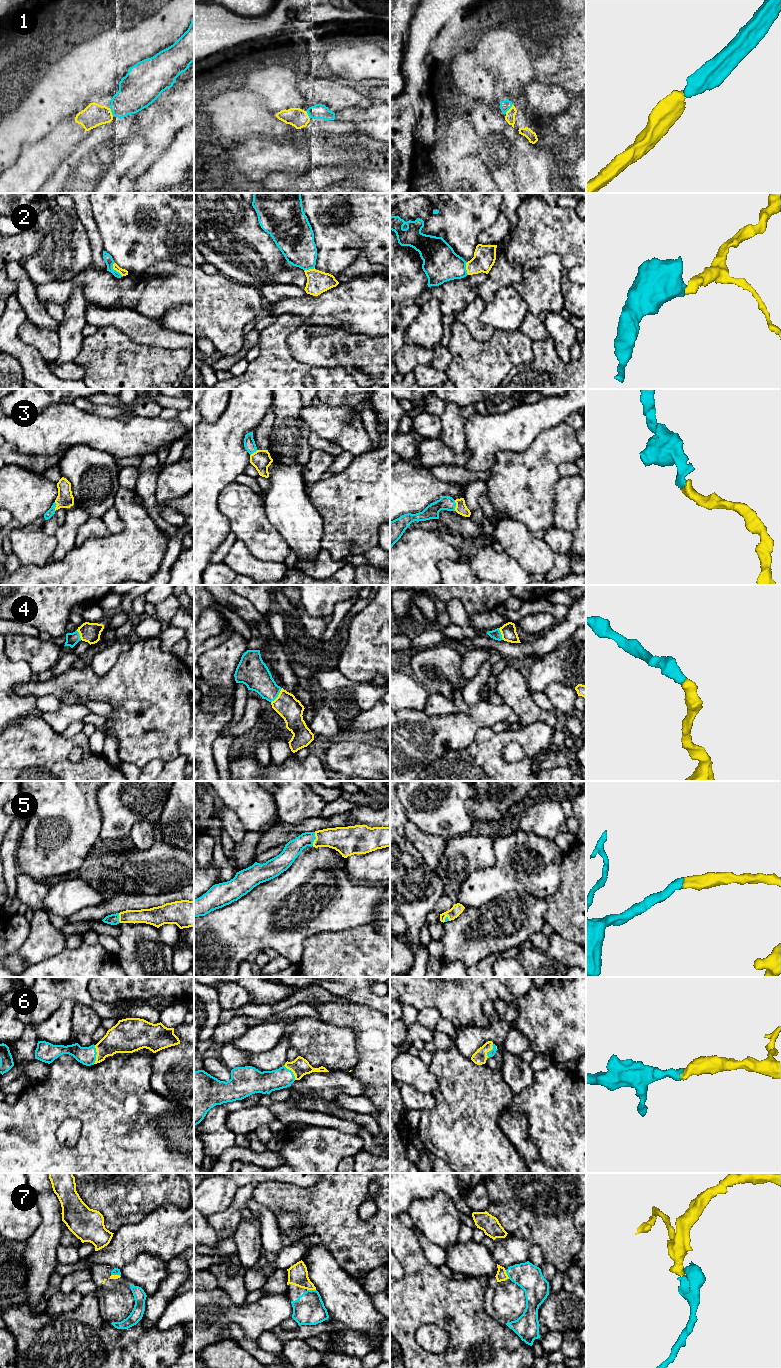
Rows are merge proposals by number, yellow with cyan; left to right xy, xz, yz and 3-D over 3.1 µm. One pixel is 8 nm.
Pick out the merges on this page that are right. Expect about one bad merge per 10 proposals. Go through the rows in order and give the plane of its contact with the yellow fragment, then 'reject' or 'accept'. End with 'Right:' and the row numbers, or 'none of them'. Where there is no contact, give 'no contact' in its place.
1: meets yellow in yz; accept
2: meets yellow in xy; accept
3: meets yellow in yz; accept
4: meets yellow in xz; accept
5: meets yellow in xz; accept
6: meets yellow in xy; accept
7: meets yellow in xz; accept
Right: 1, 2, 3, 4, 5, 6, 7

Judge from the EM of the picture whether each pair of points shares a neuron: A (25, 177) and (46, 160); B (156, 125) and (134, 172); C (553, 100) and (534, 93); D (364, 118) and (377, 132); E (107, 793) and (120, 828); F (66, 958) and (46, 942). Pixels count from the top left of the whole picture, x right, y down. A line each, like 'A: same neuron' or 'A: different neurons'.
A: same neuron
B: same neuron
C: same neuron
D: same neuron
E: same neuron
F: different neurons

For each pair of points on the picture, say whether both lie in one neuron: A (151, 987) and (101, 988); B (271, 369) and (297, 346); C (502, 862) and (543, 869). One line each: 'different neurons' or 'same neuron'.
A: same neuron
B: different neurons
C: same neuron

